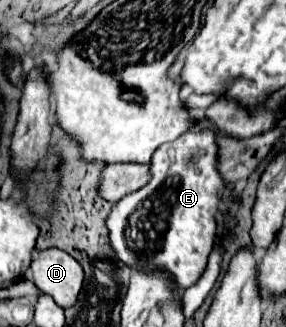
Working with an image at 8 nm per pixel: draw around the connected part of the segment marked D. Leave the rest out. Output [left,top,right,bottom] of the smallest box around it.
[30,249,84,309]

